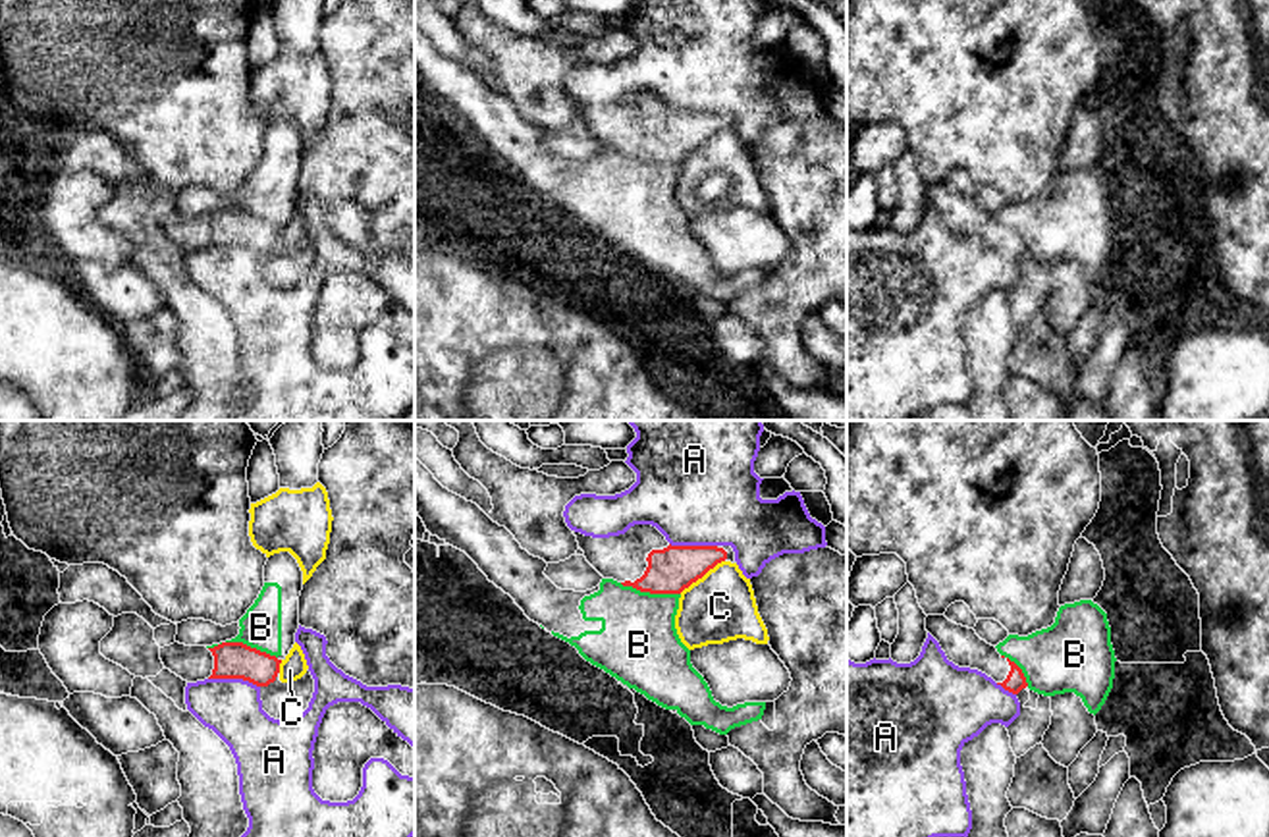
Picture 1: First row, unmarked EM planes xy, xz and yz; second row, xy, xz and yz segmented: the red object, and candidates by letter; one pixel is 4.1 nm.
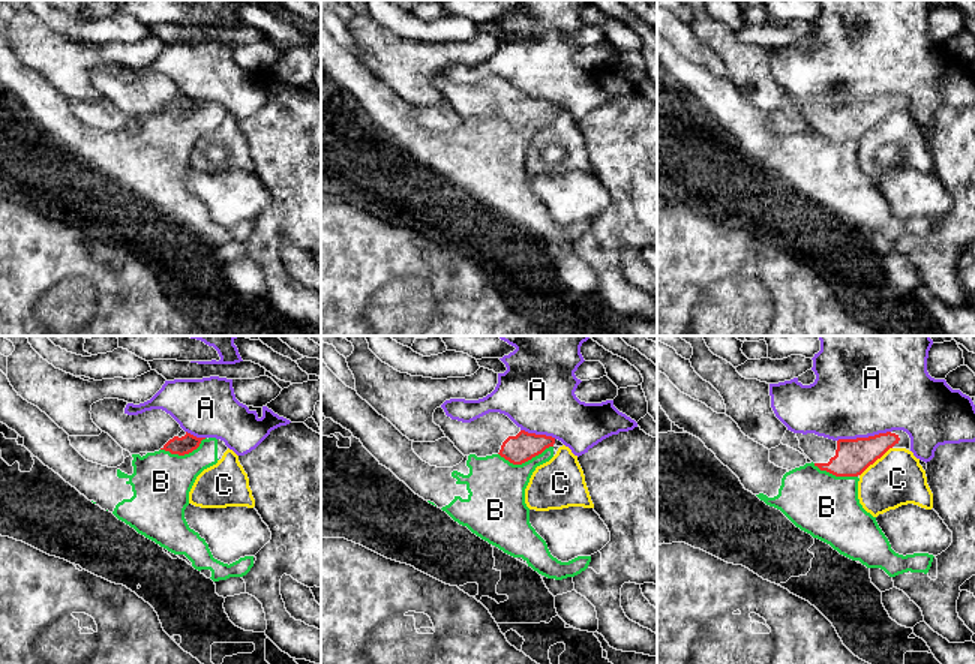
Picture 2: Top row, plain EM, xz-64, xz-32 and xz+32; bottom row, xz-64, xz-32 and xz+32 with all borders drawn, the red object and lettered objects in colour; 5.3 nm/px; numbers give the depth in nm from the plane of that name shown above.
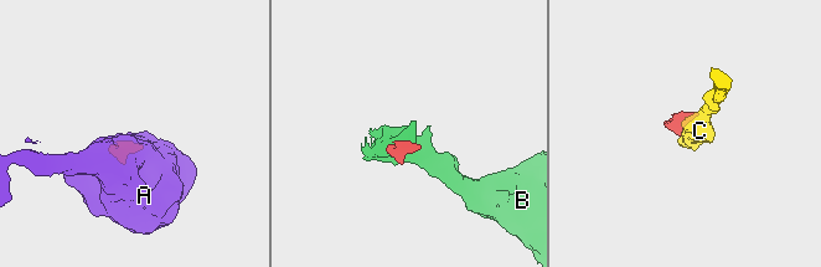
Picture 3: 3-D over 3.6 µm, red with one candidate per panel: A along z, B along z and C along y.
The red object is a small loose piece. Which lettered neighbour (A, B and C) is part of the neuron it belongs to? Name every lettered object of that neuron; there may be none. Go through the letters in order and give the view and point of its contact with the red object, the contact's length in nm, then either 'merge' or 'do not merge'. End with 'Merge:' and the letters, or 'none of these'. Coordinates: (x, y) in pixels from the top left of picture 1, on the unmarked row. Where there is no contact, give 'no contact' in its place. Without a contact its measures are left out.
A: meets red in xy at (234, 245); contact 220 nm long; do not merge
B: meets red in xz at (650, 161); contact 260 nm long; do not merge
C: meets red in xz at (701, 145); contact 240 nm long; do not merge
Merge: none of these

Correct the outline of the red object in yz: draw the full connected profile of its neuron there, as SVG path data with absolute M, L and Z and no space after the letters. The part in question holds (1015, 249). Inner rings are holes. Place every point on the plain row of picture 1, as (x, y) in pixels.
M928 183L926 199L939 210L947 228L955 233L978 237L1012 262L1028 255L1022 237L1009 226L1003 226L995 214L982 208L974 197L957 193L945 183Z

